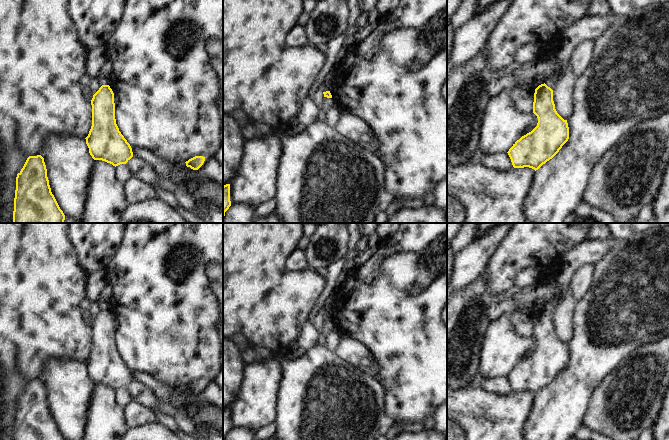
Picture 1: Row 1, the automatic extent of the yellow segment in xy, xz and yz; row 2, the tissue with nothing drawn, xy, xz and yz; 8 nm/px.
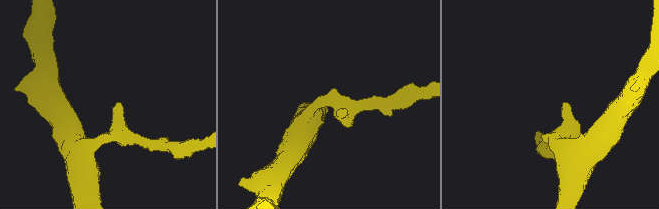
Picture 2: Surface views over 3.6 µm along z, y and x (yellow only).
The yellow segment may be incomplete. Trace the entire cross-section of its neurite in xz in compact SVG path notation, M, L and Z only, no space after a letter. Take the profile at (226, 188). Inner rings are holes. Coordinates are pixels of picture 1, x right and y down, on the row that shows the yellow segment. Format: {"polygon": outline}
{"polygon": "M226 184L223 186L223 219L225 216L225 212L229 209L230 206L230 184Z"}

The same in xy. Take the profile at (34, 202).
{"polygon": "M41 155L29 156L16 177L13 223L64 223L65 215L51 192Z"}

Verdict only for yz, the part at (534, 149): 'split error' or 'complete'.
split error

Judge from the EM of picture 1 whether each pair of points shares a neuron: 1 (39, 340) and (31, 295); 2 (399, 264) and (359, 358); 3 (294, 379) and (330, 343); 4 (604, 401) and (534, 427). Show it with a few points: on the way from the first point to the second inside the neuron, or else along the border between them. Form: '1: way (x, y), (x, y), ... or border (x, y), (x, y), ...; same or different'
1: way (39, 329), (39, 320), (31, 312), (31, 306); same
2: border (343, 336), (359, 341), (370, 352), (377, 366); different
3: border (323, 345), (333, 351); different
4: border (598, 386), (591, 396), (582, 424); different

